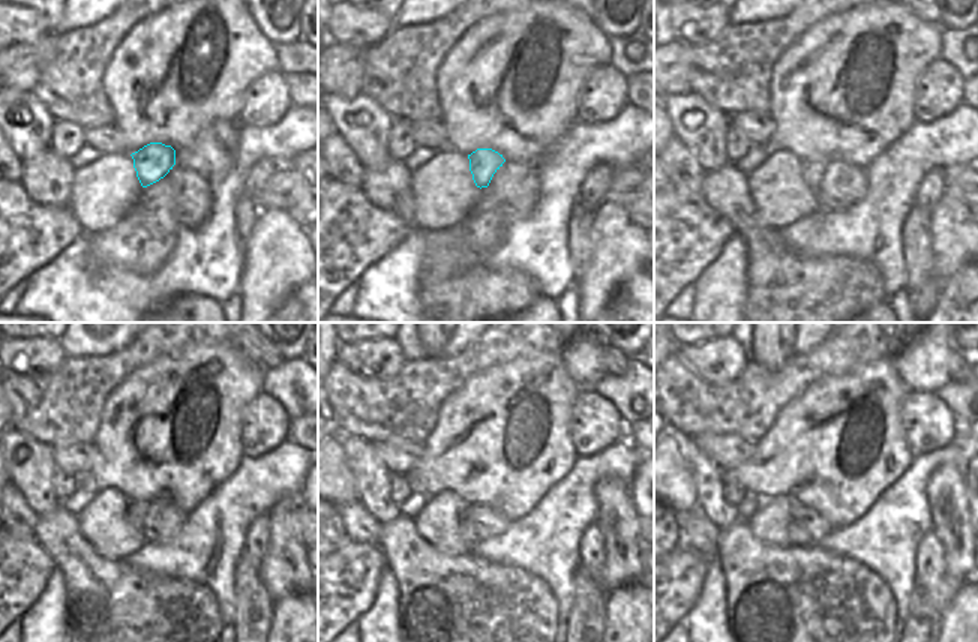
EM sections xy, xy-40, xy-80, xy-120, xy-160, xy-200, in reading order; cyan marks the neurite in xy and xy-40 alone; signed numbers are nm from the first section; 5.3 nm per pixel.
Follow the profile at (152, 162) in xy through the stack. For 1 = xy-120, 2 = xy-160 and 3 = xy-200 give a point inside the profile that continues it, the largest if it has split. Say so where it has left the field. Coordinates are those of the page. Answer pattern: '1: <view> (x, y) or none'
1: xy-120 (137, 509)
2: xy-160 (467, 531)
3: xy-200 (797, 536)

